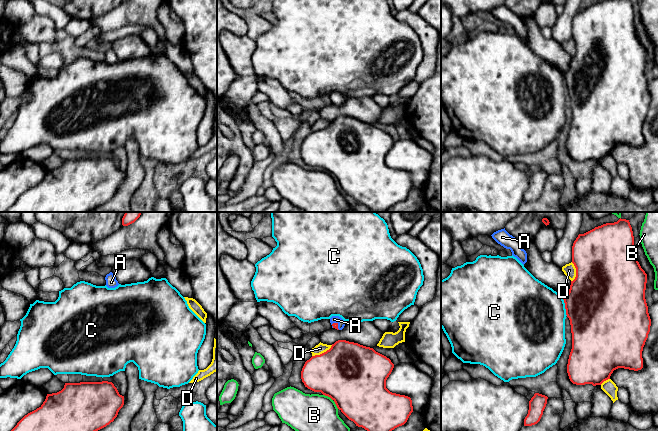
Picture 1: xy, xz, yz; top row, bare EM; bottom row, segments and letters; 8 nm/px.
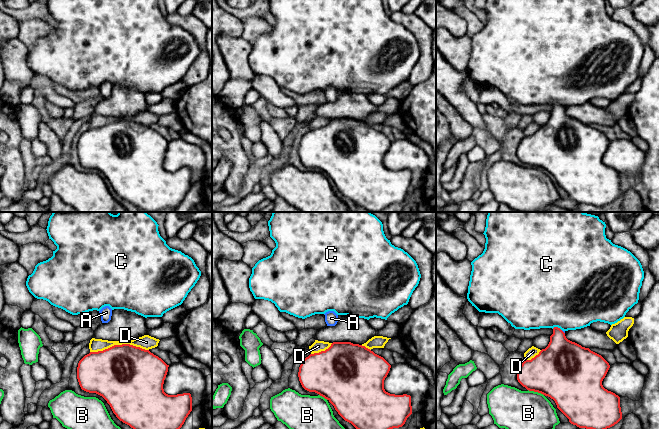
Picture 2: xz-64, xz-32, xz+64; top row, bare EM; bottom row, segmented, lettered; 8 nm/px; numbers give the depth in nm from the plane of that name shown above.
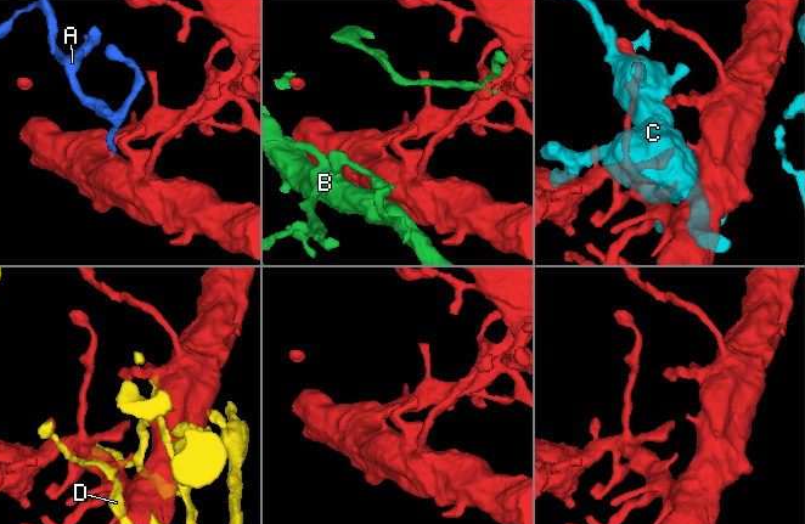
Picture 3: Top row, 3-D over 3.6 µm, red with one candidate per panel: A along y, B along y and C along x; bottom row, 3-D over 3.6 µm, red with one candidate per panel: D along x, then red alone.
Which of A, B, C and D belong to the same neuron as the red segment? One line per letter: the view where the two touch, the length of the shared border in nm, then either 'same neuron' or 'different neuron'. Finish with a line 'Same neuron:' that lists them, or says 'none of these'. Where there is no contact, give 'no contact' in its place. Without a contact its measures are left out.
A: meets red in xz; contact 80 nm long; same neuron
B: meets red in xz; contact 170 nm long; different neuron
C: meets red in yz; contact 160 nm long; different neuron
D: meets red in xz; contact 190 nm long; different neuron
Same neuron: A

